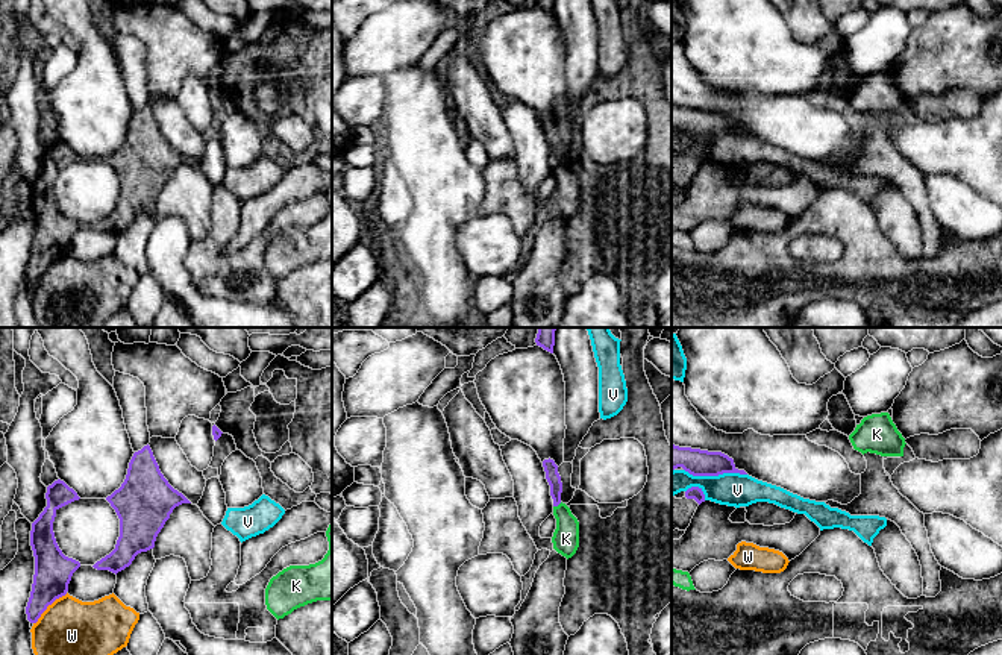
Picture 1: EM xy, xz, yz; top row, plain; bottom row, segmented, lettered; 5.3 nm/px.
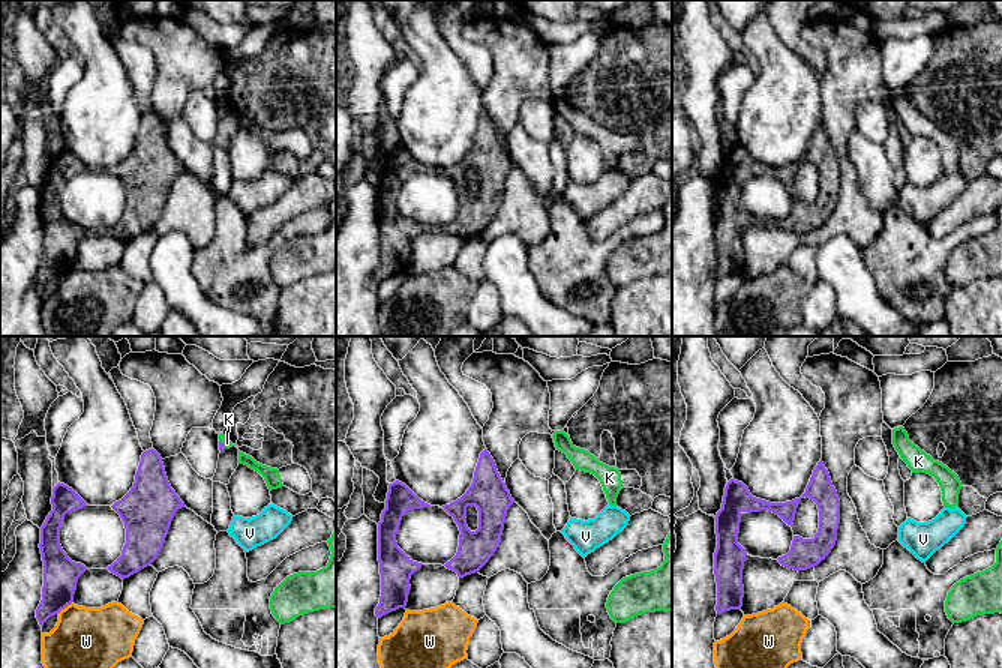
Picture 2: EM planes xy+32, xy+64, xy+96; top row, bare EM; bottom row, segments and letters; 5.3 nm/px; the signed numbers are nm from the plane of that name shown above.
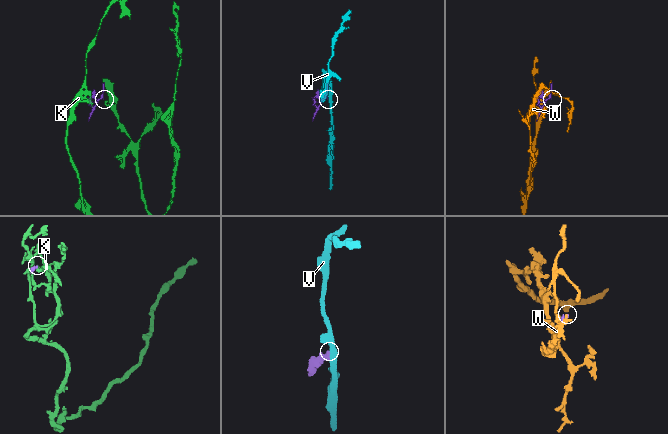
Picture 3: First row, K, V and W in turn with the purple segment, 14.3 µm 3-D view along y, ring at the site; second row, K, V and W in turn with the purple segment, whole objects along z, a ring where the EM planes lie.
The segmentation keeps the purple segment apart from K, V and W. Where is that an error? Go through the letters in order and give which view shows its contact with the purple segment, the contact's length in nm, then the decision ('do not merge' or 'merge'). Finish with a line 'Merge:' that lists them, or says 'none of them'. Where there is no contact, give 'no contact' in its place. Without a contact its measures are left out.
K: xz | 50 nm | do not merge
V: yz | 340 nm | do not merge
W: xy | 240 nm | do not merge
Merge: none of them

